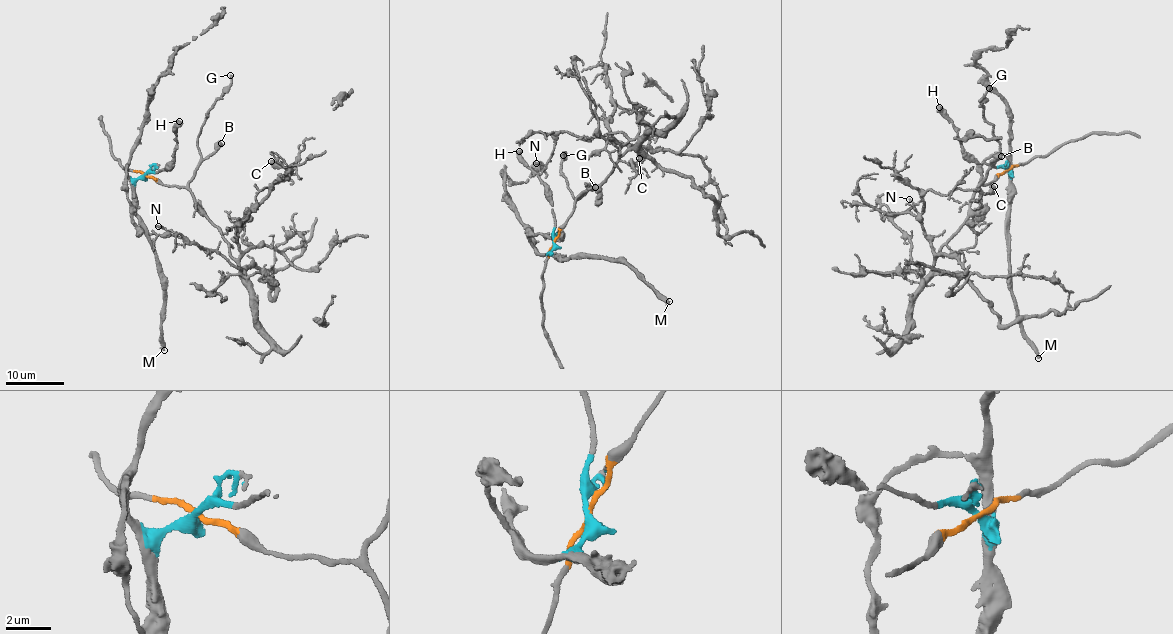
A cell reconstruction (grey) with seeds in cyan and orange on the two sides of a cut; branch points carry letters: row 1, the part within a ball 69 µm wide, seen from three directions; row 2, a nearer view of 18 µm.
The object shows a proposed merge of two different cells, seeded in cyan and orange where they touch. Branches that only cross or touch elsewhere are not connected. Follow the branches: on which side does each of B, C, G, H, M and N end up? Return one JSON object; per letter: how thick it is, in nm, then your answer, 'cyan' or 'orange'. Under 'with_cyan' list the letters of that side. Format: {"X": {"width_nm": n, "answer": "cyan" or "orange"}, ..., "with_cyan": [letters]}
{"B": {"width_nm": 440, "answer": "orange"}, "C": {"width_nm": 600, "answer": "orange"}, "G": {"width_nm": 150, "answer": "orange"}, "H": {"width_nm": 480, "answer": "cyan"}, "M": {"width_nm": 340, "answer": "cyan"}, "N": {"width_nm": 110, "answer": "orange"}, "with_cyan": ["H", "M"]}

